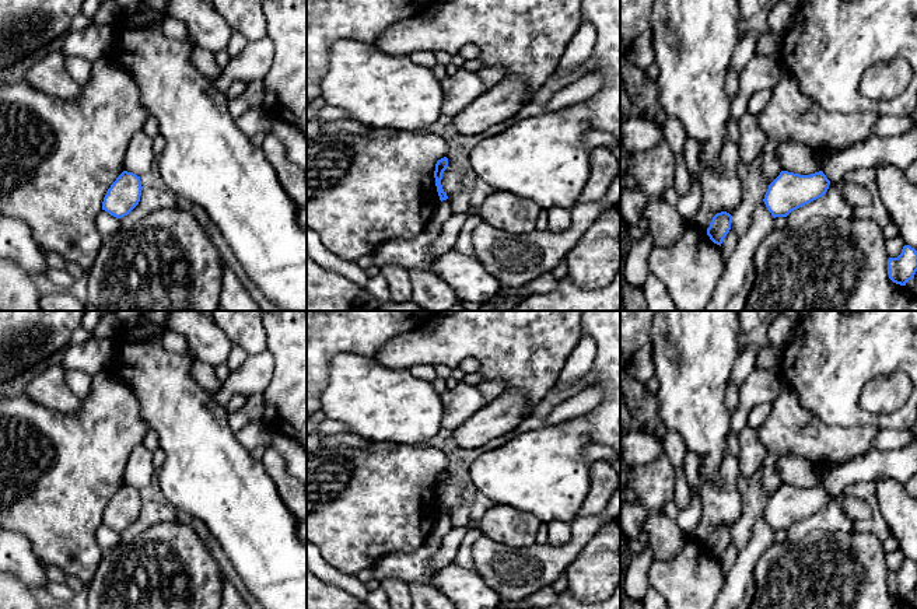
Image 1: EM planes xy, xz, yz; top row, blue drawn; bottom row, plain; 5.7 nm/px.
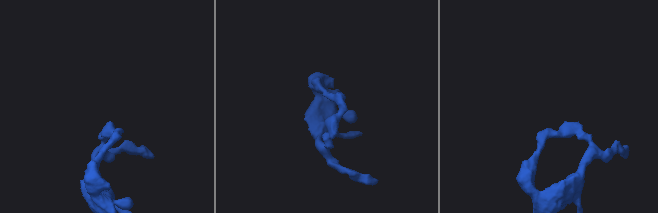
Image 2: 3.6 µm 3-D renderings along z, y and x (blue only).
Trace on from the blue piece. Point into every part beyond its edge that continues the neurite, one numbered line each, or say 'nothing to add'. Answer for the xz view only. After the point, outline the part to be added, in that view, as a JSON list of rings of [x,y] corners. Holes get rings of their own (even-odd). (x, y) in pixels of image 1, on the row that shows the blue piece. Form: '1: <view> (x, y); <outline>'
nothing to add

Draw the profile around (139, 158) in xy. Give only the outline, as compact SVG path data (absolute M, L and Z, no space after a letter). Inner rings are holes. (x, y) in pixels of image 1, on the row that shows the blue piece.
M143 130L137 132L125 155L125 171L133 172L137 176L144 175L157 164L157 157L153 151L153 139Z

